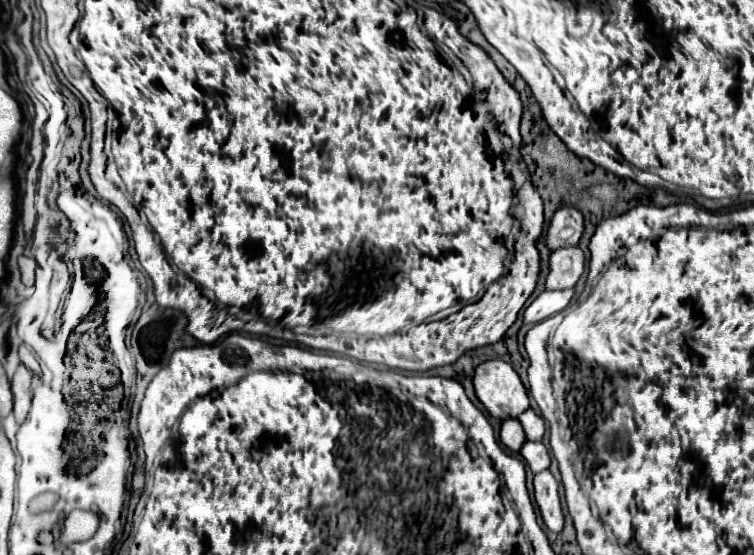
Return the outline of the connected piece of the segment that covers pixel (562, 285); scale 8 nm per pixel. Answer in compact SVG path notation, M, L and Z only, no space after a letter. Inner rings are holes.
M580 247L558 249L548 259L546 289L570 289L576 285L578 277L584 271L584 253Z

